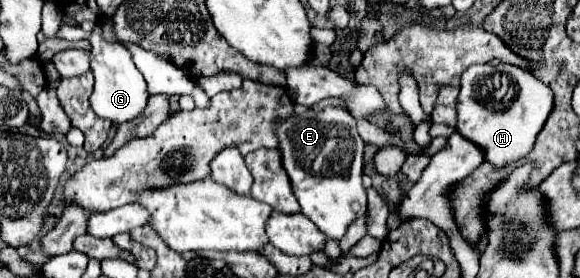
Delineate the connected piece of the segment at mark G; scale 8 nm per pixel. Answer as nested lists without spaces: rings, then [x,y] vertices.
[[[100,24],[94,28],[94,34],[90,38],[92,42],[92,74],[96,78],[94,84],[94,92],[90,98],[90,104],[94,108],[94,112],[100,118],[106,118],[110,122],[122,124],[122,122],[130,122],[134,118],[138,118],[148,102],[148,86],[146,80],[142,76],[142,72],[136,68],[136,64],[132,62],[130,52],[122,46],[122,44],[110,44],[102,38],[100,32]]]

